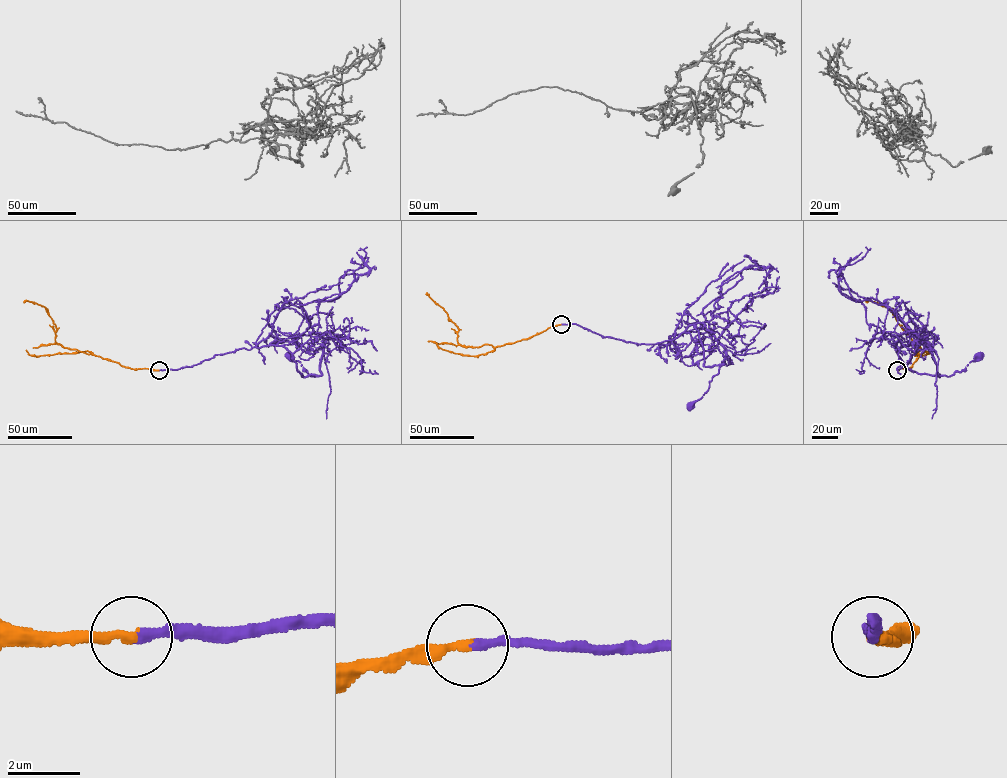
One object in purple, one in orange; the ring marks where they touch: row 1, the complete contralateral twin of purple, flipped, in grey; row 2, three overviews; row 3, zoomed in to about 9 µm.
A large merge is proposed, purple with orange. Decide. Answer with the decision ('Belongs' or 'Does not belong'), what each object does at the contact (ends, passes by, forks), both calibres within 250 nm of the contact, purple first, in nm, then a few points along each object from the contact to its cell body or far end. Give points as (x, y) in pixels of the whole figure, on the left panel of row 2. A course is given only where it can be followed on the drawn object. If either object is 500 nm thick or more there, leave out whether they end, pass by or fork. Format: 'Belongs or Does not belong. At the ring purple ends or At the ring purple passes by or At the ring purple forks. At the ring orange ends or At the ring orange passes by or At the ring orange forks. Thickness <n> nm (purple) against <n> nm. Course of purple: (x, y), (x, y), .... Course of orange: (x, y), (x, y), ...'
Belongs. At the ring purple ends. At the ring orange ends. Thickness 220 nm (purple) against 260 nm. Course of purple: (159, 370), (192, 366), (243, 348), (274, 345), (291, 353), (301, 375), (318, 375), (311, 376), (289, 355). Course of orange: (159, 370), (131, 369), (63, 347), (55, 341), (56, 326), (45, 308), (23, 302)

